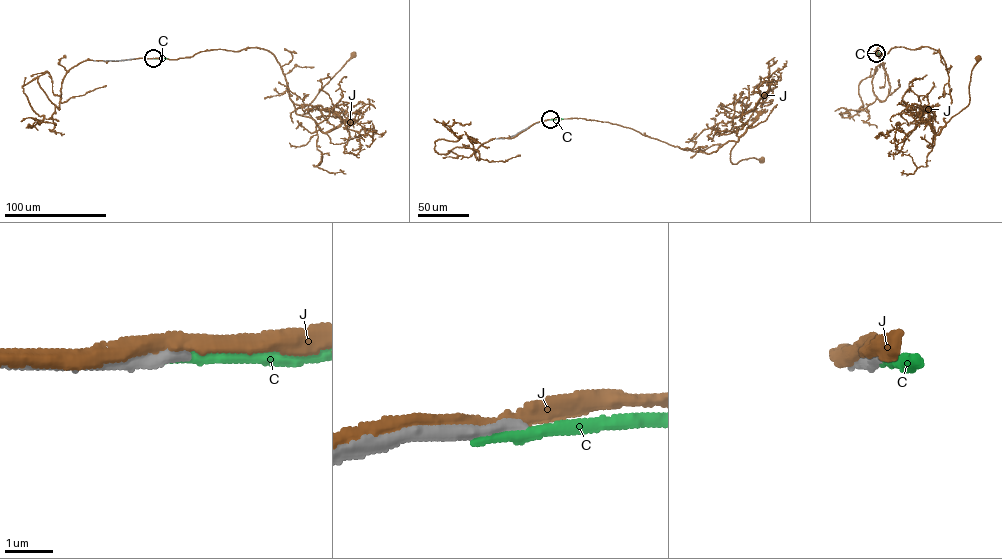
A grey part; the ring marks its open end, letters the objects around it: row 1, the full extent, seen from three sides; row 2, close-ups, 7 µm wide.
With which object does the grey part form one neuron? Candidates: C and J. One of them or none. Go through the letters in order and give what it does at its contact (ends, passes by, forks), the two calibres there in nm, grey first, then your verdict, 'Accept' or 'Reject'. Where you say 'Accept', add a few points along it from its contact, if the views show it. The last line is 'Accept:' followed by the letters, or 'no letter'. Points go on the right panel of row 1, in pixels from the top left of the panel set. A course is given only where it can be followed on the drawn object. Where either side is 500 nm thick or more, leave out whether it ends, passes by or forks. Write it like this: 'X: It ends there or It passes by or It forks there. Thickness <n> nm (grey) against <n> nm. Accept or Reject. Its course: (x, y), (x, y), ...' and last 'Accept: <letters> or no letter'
C: It ends there. Thickness 360 nm (grey) against 240 nm. Reject
J: It passes by. Thickness 300 nm (grey) against 340 nm. Reject
Accept: no letter

